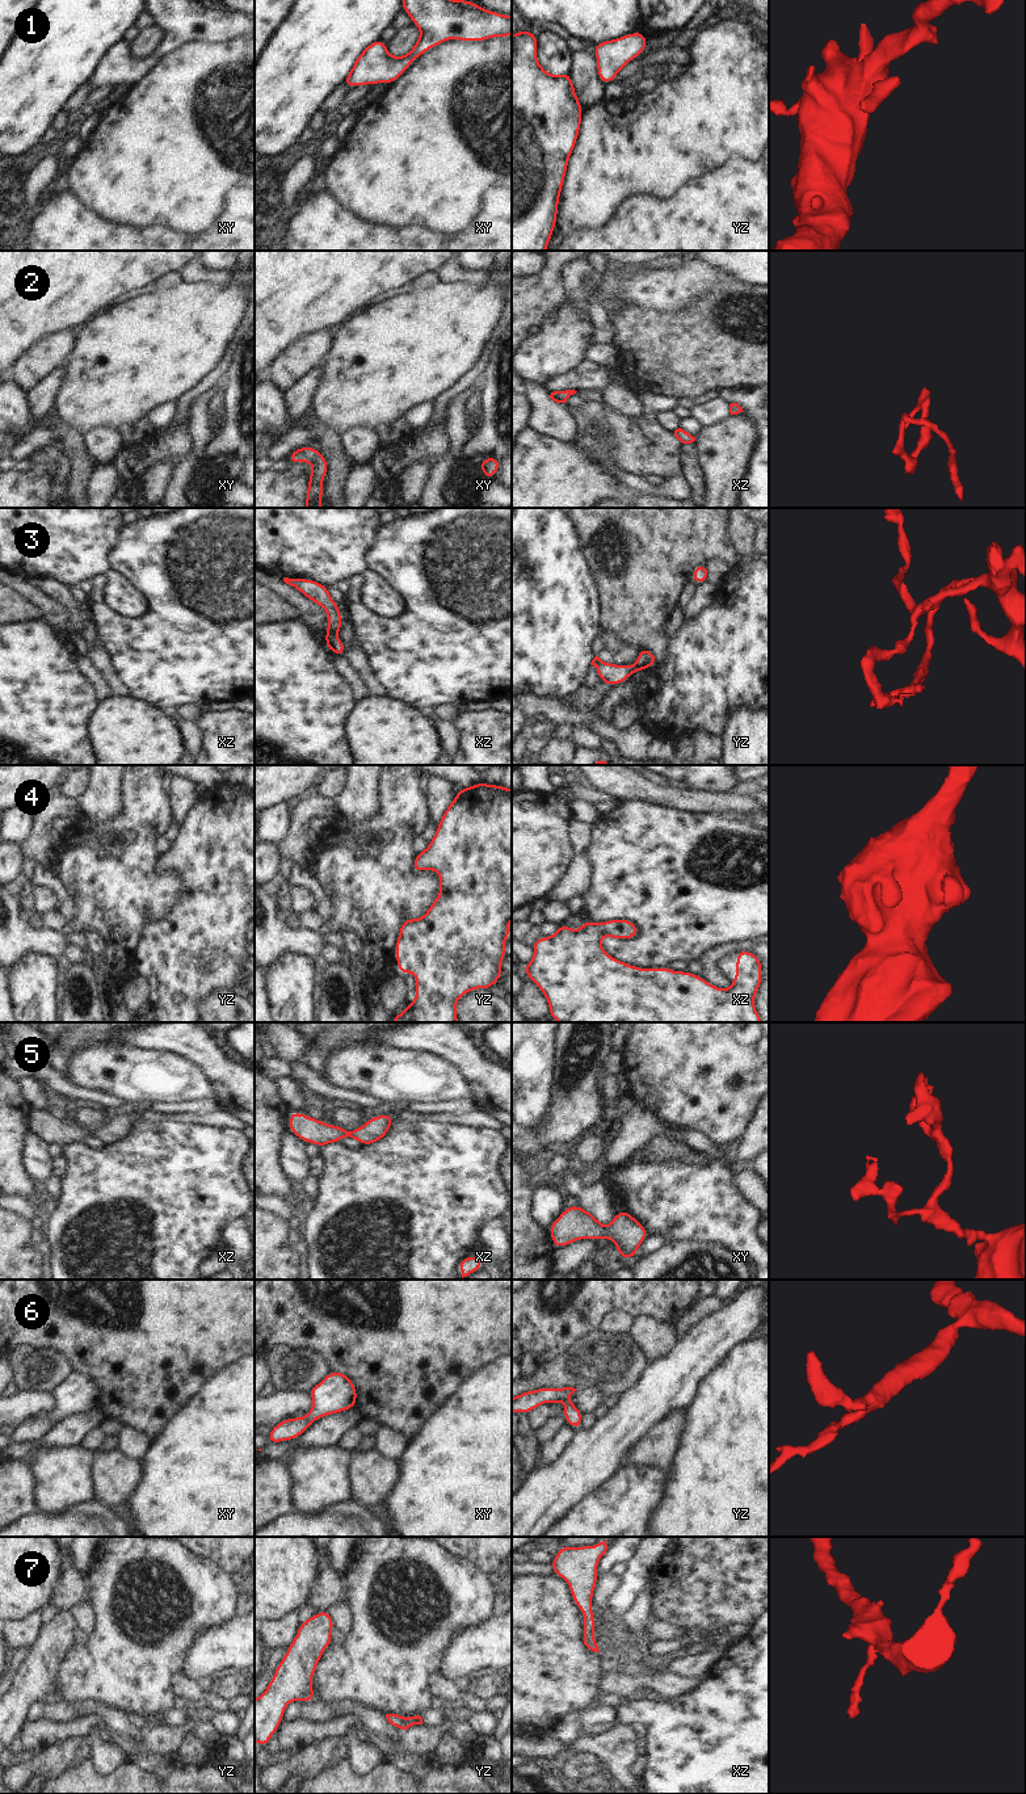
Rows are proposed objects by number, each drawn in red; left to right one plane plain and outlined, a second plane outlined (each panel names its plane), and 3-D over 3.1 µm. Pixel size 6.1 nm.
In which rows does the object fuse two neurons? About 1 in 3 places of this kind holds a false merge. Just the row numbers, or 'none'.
3

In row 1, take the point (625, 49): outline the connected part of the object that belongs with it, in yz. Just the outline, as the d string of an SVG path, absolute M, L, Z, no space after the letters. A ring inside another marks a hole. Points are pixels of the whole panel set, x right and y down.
M639 30L594 45L597 76L601 83L606 85L614 81L618 72L632 59L642 55L646 47L647 35Z

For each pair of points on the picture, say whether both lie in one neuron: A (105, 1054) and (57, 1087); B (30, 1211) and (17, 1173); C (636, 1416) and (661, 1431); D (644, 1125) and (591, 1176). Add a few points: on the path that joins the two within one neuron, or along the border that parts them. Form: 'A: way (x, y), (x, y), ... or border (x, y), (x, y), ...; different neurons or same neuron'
A: border (72, 1082), (89, 1089), (102, 1089); different neurons
B: border (13, 1194), (21, 1196), (30, 1204); different neurons
C: border (677, 1407), (668, 1411), (633, 1449); different neurons
D: border (608, 1163), (615, 1166); different neurons

